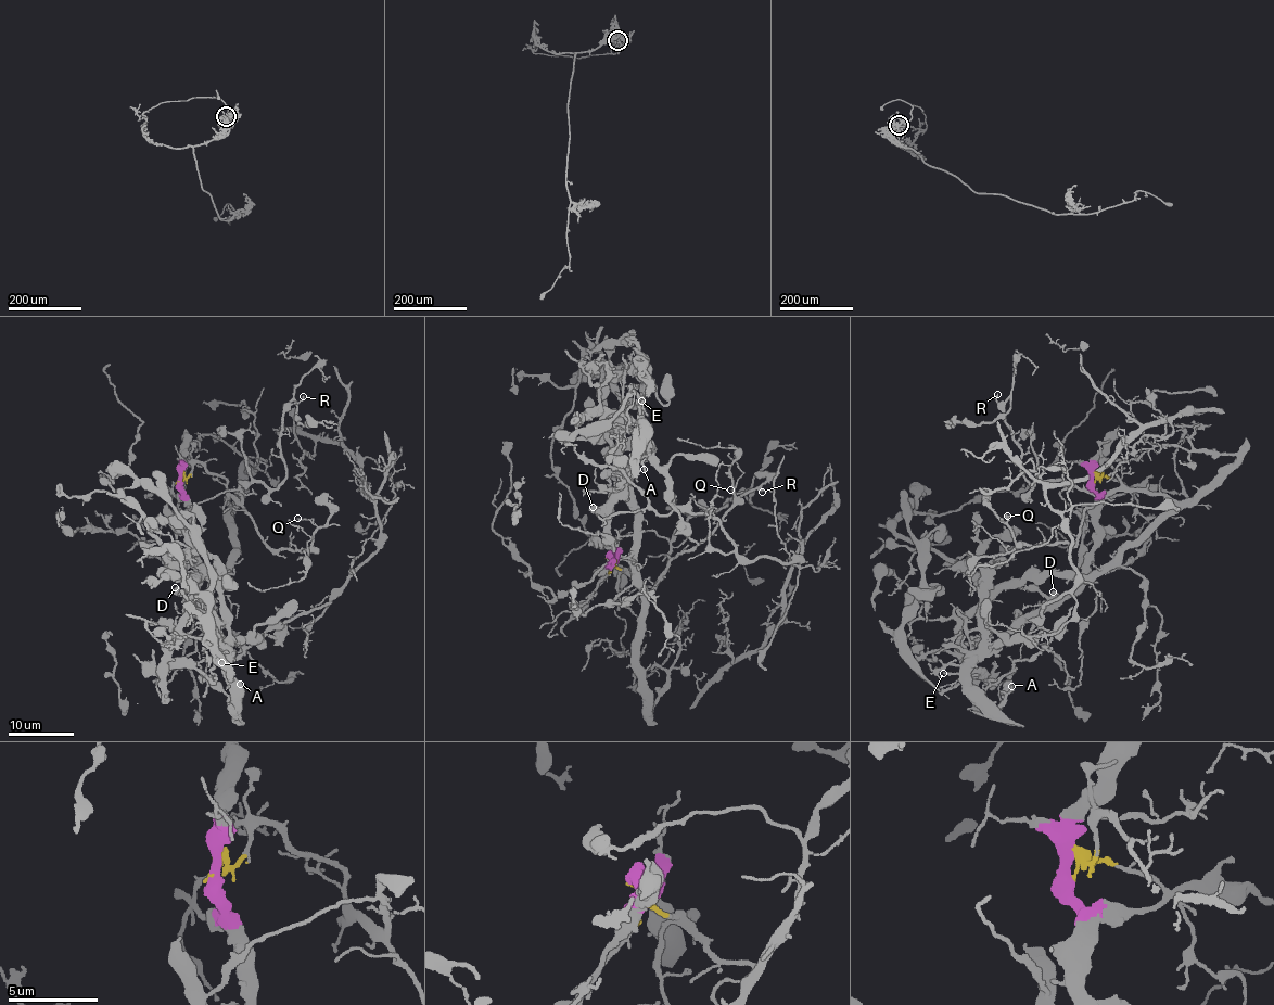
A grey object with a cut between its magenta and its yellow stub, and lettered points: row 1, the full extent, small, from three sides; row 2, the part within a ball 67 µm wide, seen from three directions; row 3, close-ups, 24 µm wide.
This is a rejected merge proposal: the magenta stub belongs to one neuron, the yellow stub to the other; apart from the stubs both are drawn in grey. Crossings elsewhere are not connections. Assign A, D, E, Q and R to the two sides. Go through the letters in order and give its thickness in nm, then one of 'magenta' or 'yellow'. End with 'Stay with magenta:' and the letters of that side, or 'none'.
A: 200 nm | magenta
D: 650 nm | magenta
E: 120 nm | magenta
Q: 140 nm | yellow
R: 110 nm | yellow
Stay with magenta: A, D, E

